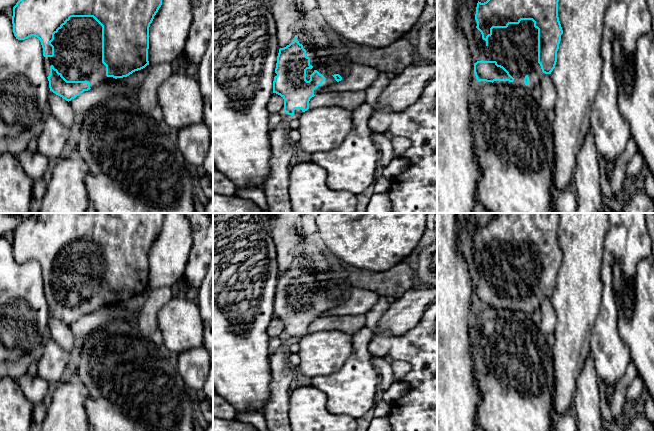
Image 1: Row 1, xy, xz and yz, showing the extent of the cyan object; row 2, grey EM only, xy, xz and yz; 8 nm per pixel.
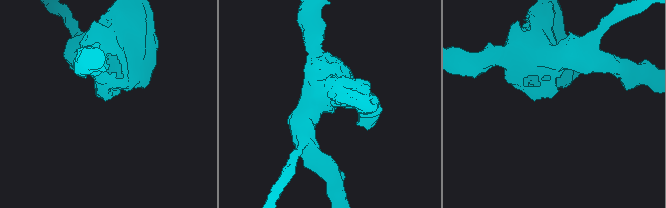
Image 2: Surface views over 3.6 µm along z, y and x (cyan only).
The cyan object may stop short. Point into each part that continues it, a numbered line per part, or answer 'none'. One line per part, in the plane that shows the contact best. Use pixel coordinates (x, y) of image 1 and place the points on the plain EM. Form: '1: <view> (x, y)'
1: yz (515, 272)

